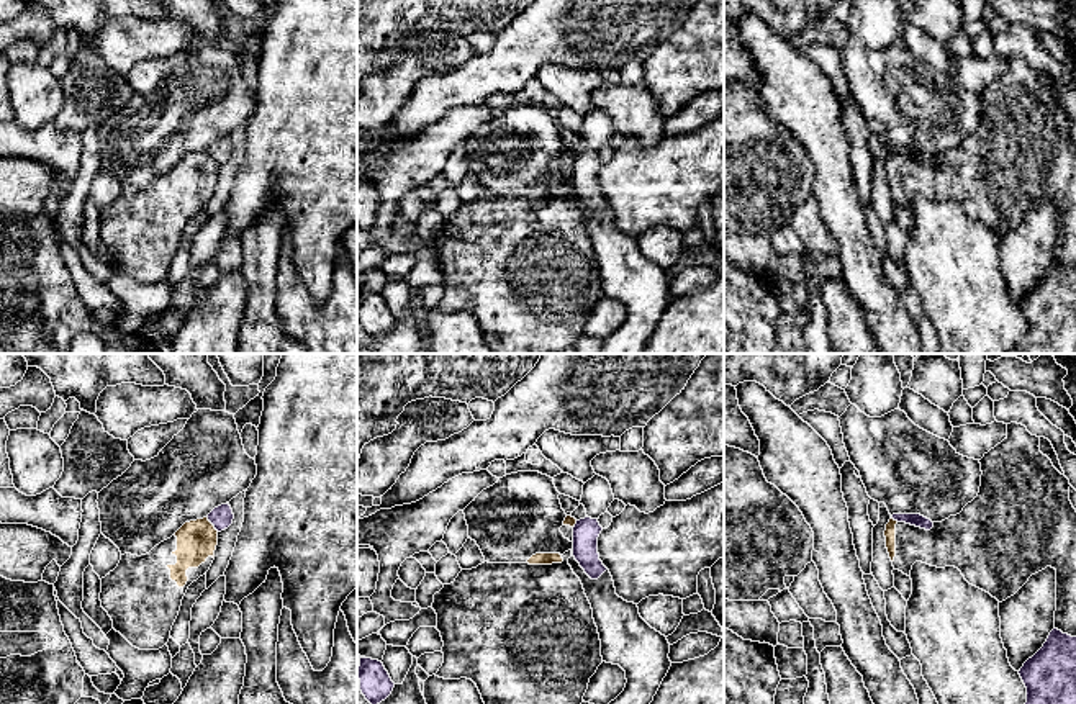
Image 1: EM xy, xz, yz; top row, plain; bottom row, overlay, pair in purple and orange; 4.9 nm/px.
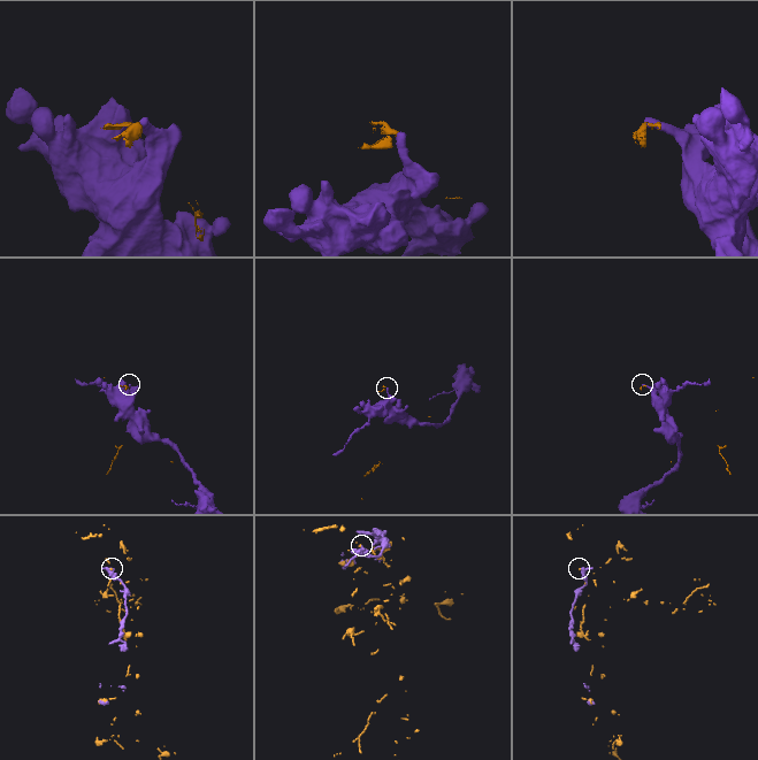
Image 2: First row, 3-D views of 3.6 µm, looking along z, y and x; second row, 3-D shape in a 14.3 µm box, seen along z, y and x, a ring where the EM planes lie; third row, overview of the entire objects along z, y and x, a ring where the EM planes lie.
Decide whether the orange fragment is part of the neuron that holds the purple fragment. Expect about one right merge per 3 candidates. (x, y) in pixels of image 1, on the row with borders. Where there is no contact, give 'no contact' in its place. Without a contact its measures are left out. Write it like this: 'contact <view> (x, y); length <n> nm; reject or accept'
contact xy (212, 523); length 100 nm; reject

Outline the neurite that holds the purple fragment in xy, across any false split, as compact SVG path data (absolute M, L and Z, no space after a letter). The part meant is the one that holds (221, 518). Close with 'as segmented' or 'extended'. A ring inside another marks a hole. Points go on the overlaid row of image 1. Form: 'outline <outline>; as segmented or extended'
outline M226 503L215 508L206 517L215 526L215 529L221 532L233 524L234 514L231 506Z; as segmented

